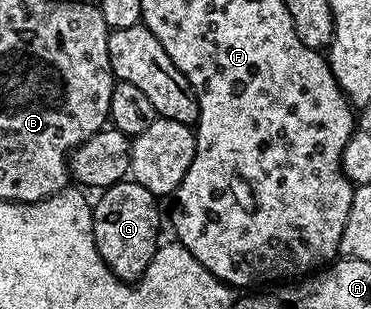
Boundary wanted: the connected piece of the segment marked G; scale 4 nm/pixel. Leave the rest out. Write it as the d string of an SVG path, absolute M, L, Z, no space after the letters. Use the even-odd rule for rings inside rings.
M133 179L118 181L112 187L101 190L93 202L94 218L92 219L92 235L96 239L96 251L100 251L100 259L121 281L136 283L144 275L148 263L156 255L160 238L158 238L158 224L164 221L164 217L158 214L159 198L154 196L148 187L140 187L140 183Z

